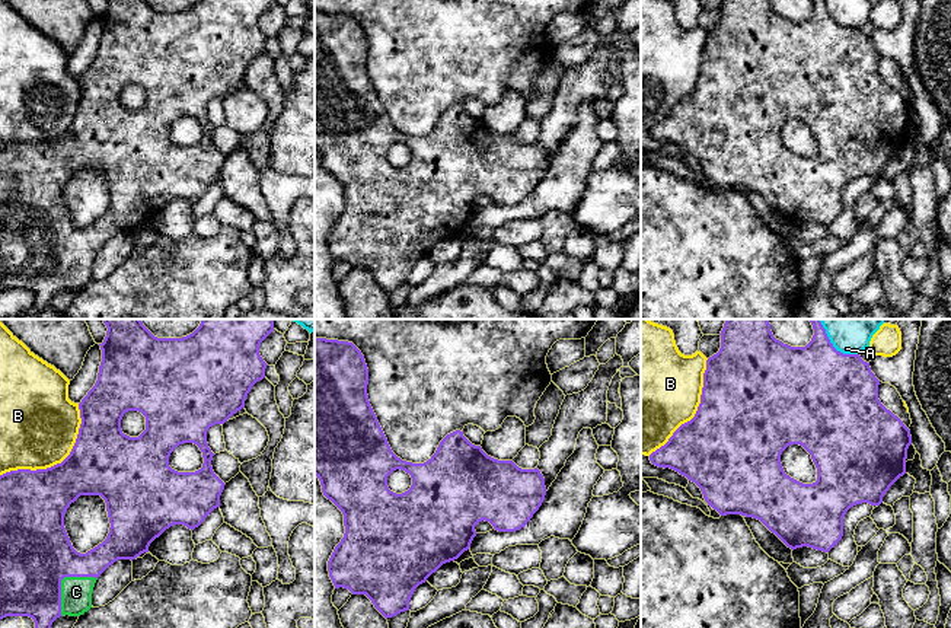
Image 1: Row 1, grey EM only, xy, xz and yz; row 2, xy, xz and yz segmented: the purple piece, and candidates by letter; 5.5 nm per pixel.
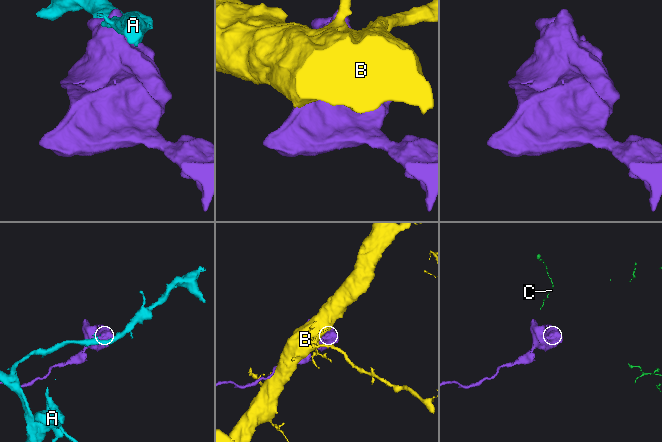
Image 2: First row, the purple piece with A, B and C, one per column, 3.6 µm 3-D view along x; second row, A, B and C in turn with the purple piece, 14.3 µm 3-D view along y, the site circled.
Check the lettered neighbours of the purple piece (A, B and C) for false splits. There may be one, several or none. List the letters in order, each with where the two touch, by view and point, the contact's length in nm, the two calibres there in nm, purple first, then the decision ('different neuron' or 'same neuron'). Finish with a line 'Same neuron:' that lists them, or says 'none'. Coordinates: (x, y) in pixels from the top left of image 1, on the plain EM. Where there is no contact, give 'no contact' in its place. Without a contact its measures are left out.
A: meets purple in yz at (835, 22); contact 260 nm long; 500 nm thick on the purple side, 160 nm on the other; different neuron
B: meets purple in xy at (58, 137); contact 600 nm long; 380 nm thick on the purple side, 440 nm on the other; different neuron
C: meets purple in xy at (61, 252); contact 300 nm long; 400 nm thick on the purple side, 180 nm on the other; same neuron
Same neuron: C

